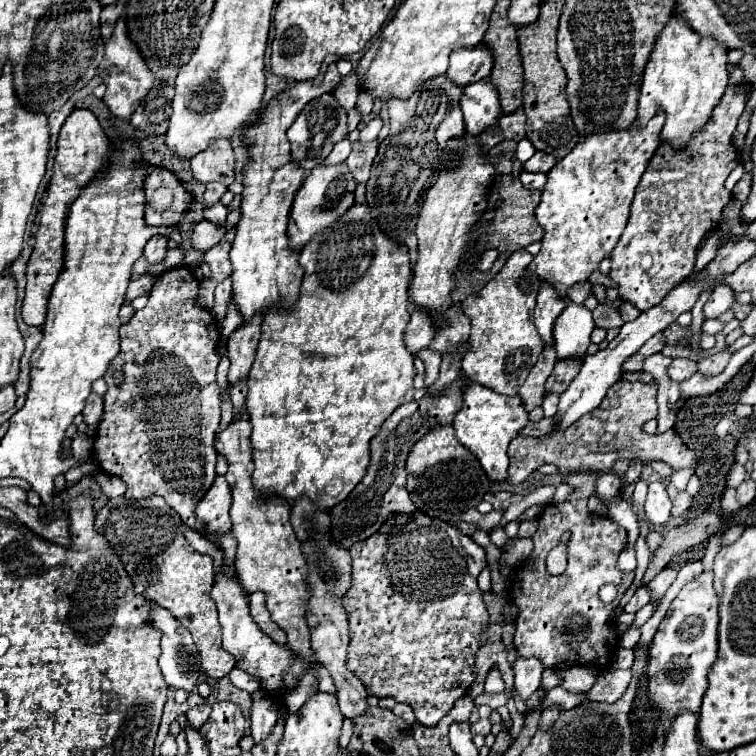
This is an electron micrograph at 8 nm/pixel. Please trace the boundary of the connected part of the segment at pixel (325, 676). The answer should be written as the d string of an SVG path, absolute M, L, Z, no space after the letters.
M315 663L313 669L315 669L317 677L319 677L319 690L321 692L335 693L336 687L333 685L333 679L331 679L331 675L325 671L325 667L319 667L319 665Z

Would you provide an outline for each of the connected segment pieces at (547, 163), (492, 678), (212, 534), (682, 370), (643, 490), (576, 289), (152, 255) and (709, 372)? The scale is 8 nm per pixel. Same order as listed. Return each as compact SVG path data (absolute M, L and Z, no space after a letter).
M537 151L525 165L527 171L541 171L541 173L549 173L553 169L553 165L557 163L557 159L553 155L547 155L547 153L541 153Z
M493 667L487 674L485 683L484 683L484 690L490 691L491 693L500 693L504 691L505 685L504 681L501 677L500 671Z
M217 477L213 487L197 505L197 517L207 525L207 539L217 541L231 531L231 489L223 477Z
M673 359L671 365L667 367L667 375L679 383L689 379L693 373L697 373L697 363L689 359Z
M639 479L635 483L635 491L633 491L633 505L635 507L643 507L645 495L647 495L647 481L645 479Z
M583 281L583 283L579 283L579 285L573 285L573 287L567 291L567 299L575 301L575 303L585 301L589 295L591 295L591 283L589 283L589 281Z
M155 235L147 241L145 245L145 251L143 251L143 257L149 261L149 263L157 263L165 257L167 253L167 243L169 243L169 237L167 235Z
M721 351L717 355L711 355L703 361L699 361L699 373L705 375L705 377L715 377L719 375L725 367L727 367L727 361L729 361L729 351Z

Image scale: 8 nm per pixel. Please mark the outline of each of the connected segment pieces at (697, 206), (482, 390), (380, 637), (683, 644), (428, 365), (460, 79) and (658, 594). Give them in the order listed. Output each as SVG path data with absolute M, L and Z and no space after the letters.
M735 65L729 73L727 91L715 105L703 131L695 133L695 137L681 149L661 143L641 177L631 205L629 223L619 243L609 253L609 277L617 281L621 299L631 301L639 311L659 305L673 287L691 275L697 247L709 231L719 227L723 207L733 199L723 183L741 163L741 155L733 147L733 133L745 109L747 91L749 87L743 69Z
M479 383L467 387L463 401L465 401L463 409L455 415L455 421L453 421L455 435L459 443L465 445L481 461L481 467L485 469L487 477L491 481L501 483L507 479L507 467L509 467L507 447L519 435L519 431L527 425L529 413L525 411L525 405L519 395L503 397Z
M417 511L411 515L393 515L389 519L389 523L383 523L375 535L371 535L365 541L355 543L351 547L351 557L353 557L353 585L351 585L351 591L343 597L343 601L347 603L347 615L349 615L349 627L351 627L351 631L349 631L351 643L349 643L349 651L347 651L347 669L361 679L361 683L365 685L369 695L393 697L399 703L407 703L415 711L417 723L421 723L425 727L435 727L451 711L455 701L469 693L469 687L475 681L475 673L473 673L475 653L481 647L481 633L487 629L487 623L489 623L489 613L485 609L483 595L477 587L477 575L487 567L485 551L481 545L477 545L471 537L463 535L453 525Z
M705 571L679 591L649 645L649 699L659 713L667 713L671 719L683 709L697 713L701 707L707 671L717 659L717 605L713 571Z
M421 351L419 359L425 363L425 389L429 385L433 385L439 377L439 363L441 363L441 355L435 351Z
M479 43L475 47L461 47L451 53L451 63L447 75L453 83L465 87L479 79L489 77L493 67L493 53L487 51L487 45Z
M663 569L647 587L649 587L649 593L651 593L651 601L655 603L655 609L661 601L661 597L665 595L665 591L669 589L669 585L675 581L677 577L677 571L675 569Z

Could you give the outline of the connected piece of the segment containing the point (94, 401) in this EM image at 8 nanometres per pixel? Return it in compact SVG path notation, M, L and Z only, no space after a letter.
M91 393L87 399L87 405L81 413L83 413L83 419L87 425L97 425L103 415L103 397L99 397L97 393Z

